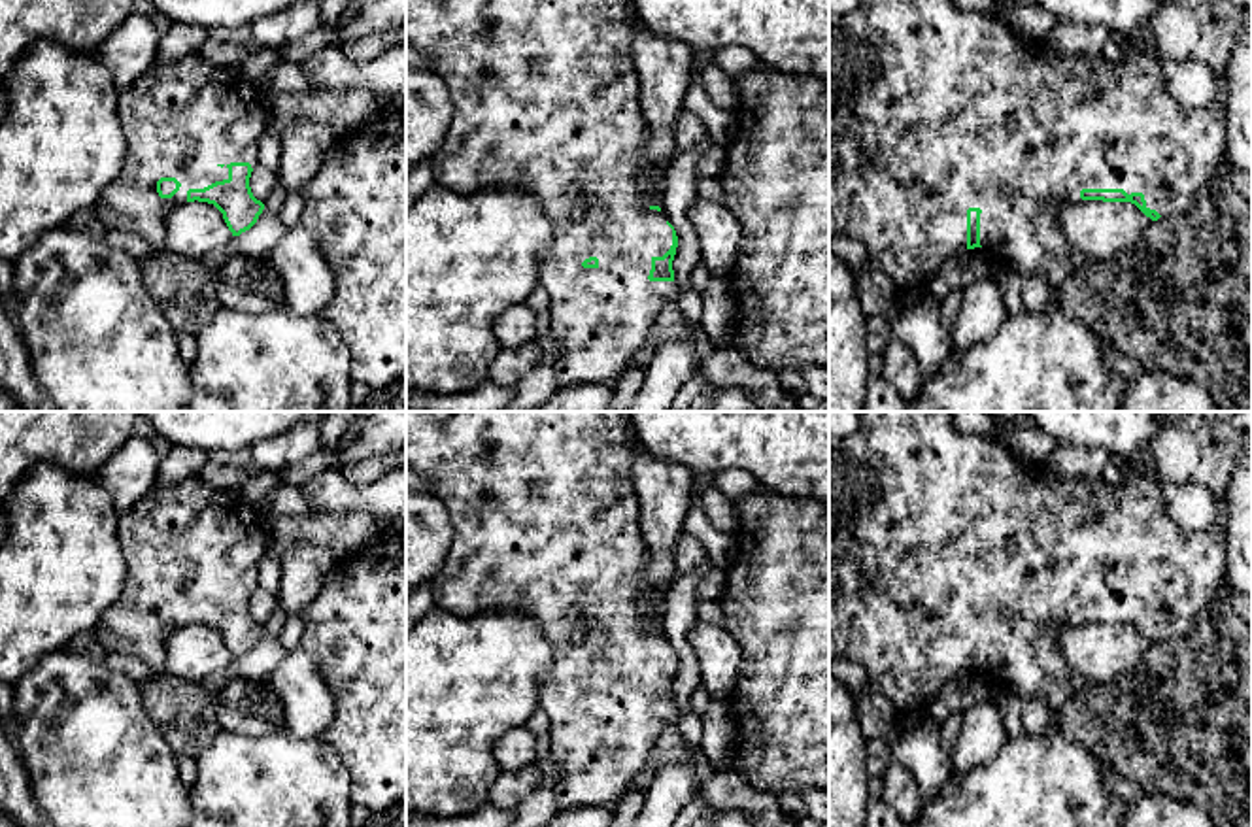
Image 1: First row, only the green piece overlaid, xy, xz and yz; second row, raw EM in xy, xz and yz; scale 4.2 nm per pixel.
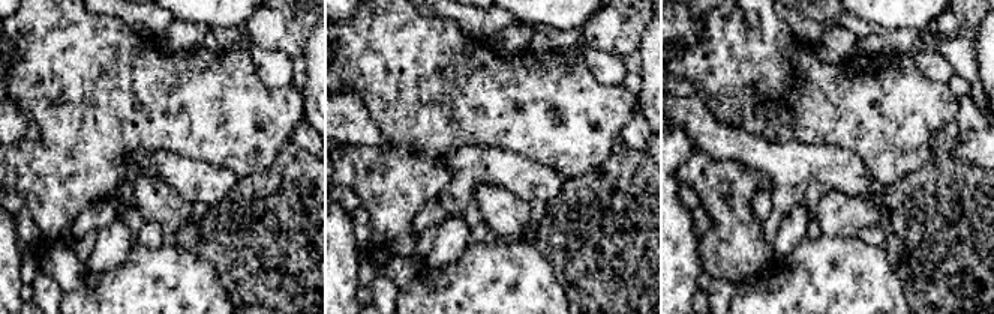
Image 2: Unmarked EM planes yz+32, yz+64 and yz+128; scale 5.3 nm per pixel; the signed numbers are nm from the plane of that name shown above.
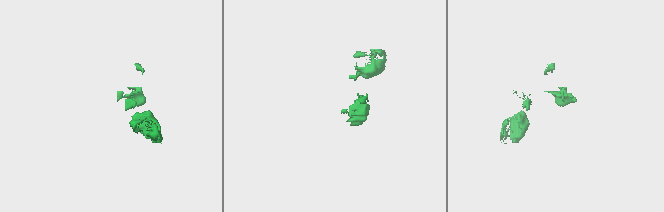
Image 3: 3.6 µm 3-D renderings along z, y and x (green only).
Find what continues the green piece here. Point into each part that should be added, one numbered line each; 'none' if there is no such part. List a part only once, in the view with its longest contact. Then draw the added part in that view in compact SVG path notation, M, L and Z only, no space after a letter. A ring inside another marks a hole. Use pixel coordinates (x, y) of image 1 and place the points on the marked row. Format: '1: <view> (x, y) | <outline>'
1: xy (184, 118) | M198 55L155 64L117 94L117 111L128 153L121 176L102 191L94 210L110 236L140 236L153 251L164 249L166 215L187 202L189 189L228 179L230 162L257 166L257 142L268 127L264 93L240 66L219 66ZM161 177L176 177L181 183L172 198L159 196Z

